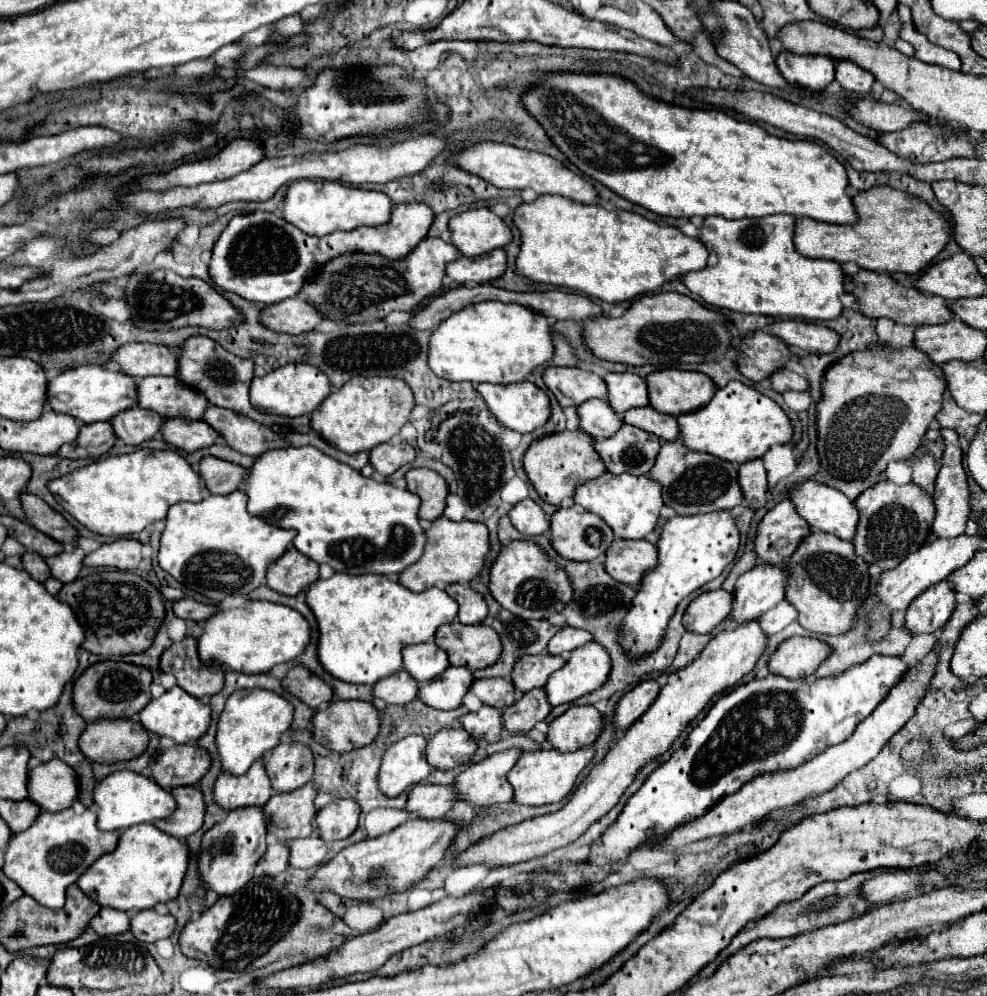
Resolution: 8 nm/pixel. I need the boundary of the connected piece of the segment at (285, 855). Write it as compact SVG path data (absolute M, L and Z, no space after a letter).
M269 843L267 853L259 859L259 869L265 875L279 875L289 867L289 849L285 843Z

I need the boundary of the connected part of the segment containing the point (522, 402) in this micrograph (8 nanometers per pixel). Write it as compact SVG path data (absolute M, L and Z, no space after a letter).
M531 381L509 383L509 385L479 383L477 391L483 395L489 411L497 417L499 423L513 429L513 431L519 431L519 433L531 433L531 431L543 427L551 415L551 403L549 403L547 393Z

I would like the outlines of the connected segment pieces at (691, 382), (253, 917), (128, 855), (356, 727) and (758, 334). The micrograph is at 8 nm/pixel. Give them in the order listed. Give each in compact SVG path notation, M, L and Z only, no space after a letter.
M661 369L647 375L647 389L649 403L659 413L683 415L707 405L715 393L715 383L705 373Z
M255 875L239 893L235 893L231 897L219 897L219 901L213 907L205 909L197 919L191 919L181 931L179 945L187 957L201 959L215 969L243 971L249 963L253 963L257 957L265 955L285 933L291 931L291 927L299 919L299 909L301 909L301 901L293 893L279 893L273 887L271 877Z
M133 825L125 829L117 849L99 857L77 881L81 891L101 907L113 907L119 911L143 911L157 903L167 903L177 897L187 865L191 861L189 847L151 825Z
M333 701L327 709L317 711L313 717L313 735L319 743L323 743L327 749L345 753L351 749L359 749L363 745L369 745L377 733L379 733L379 713L373 703L369 701Z
M755 331L751 339L743 339L741 351L743 357L737 359L737 365L751 381L763 381L789 361L799 359L779 337L765 331Z

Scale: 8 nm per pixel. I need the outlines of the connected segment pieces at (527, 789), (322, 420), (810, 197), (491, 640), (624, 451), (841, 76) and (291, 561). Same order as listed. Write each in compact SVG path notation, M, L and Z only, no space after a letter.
M583 747L571 753L559 753L559 749L541 749L541 751L529 751L523 753L517 765L507 775L509 783L515 789L513 801L523 805L545 805L561 801L565 795L571 793L579 773L593 761L595 747Z
M353 377L351 381L347 381L347 385L343 385L341 389L333 391L327 401L323 401L319 405L319 409L315 409L311 413L311 427L331 445L335 445L339 451L343 453L359 453L359 451L369 451L379 443L387 443L393 437L399 435L399 429L409 423L409 415L415 407L415 397L413 397L413 389L401 379L401 377Z
M565 73L565 75L553 75L549 77L541 87L525 93L523 97L525 107L537 121L545 127L549 137L555 141L555 145L565 153L565 157L575 163L585 175L591 179L607 185L611 191L617 195L629 199L631 203L637 203L657 215L663 217L709 217L709 215L721 215L727 219L743 219L743 217L765 217L765 215L775 215L775 213L787 213L795 217L809 217L815 221L825 221L825 223L855 223L859 215L855 213L853 199L847 195L849 189L849 179L843 163L839 163L829 151L825 151L819 143L807 141L807 139L785 139L785 137L775 137L767 133L763 127L759 127L756 122L739 121L725 111L719 109L685 109L677 105L669 105L657 99L651 99L643 95L631 81L615 75L583 75L583 73Z
M453 621L435 633L435 643L447 651L451 665L465 665L469 669L491 667L501 653L499 635L483 623L463 625Z
M623 425L613 437L597 441L595 449L599 451L601 459L607 465L607 471L613 475L619 473L631 473L631 475L647 475L655 463L655 457L659 453L659 437L655 437L653 433L647 433L635 425Z
M837 61L835 79L843 89L857 93L869 93L871 85L875 83L875 77L865 69L857 67L853 61Z
M289 547L283 557L267 569L267 585L283 595L297 595L315 579L319 579L319 565L295 547Z

